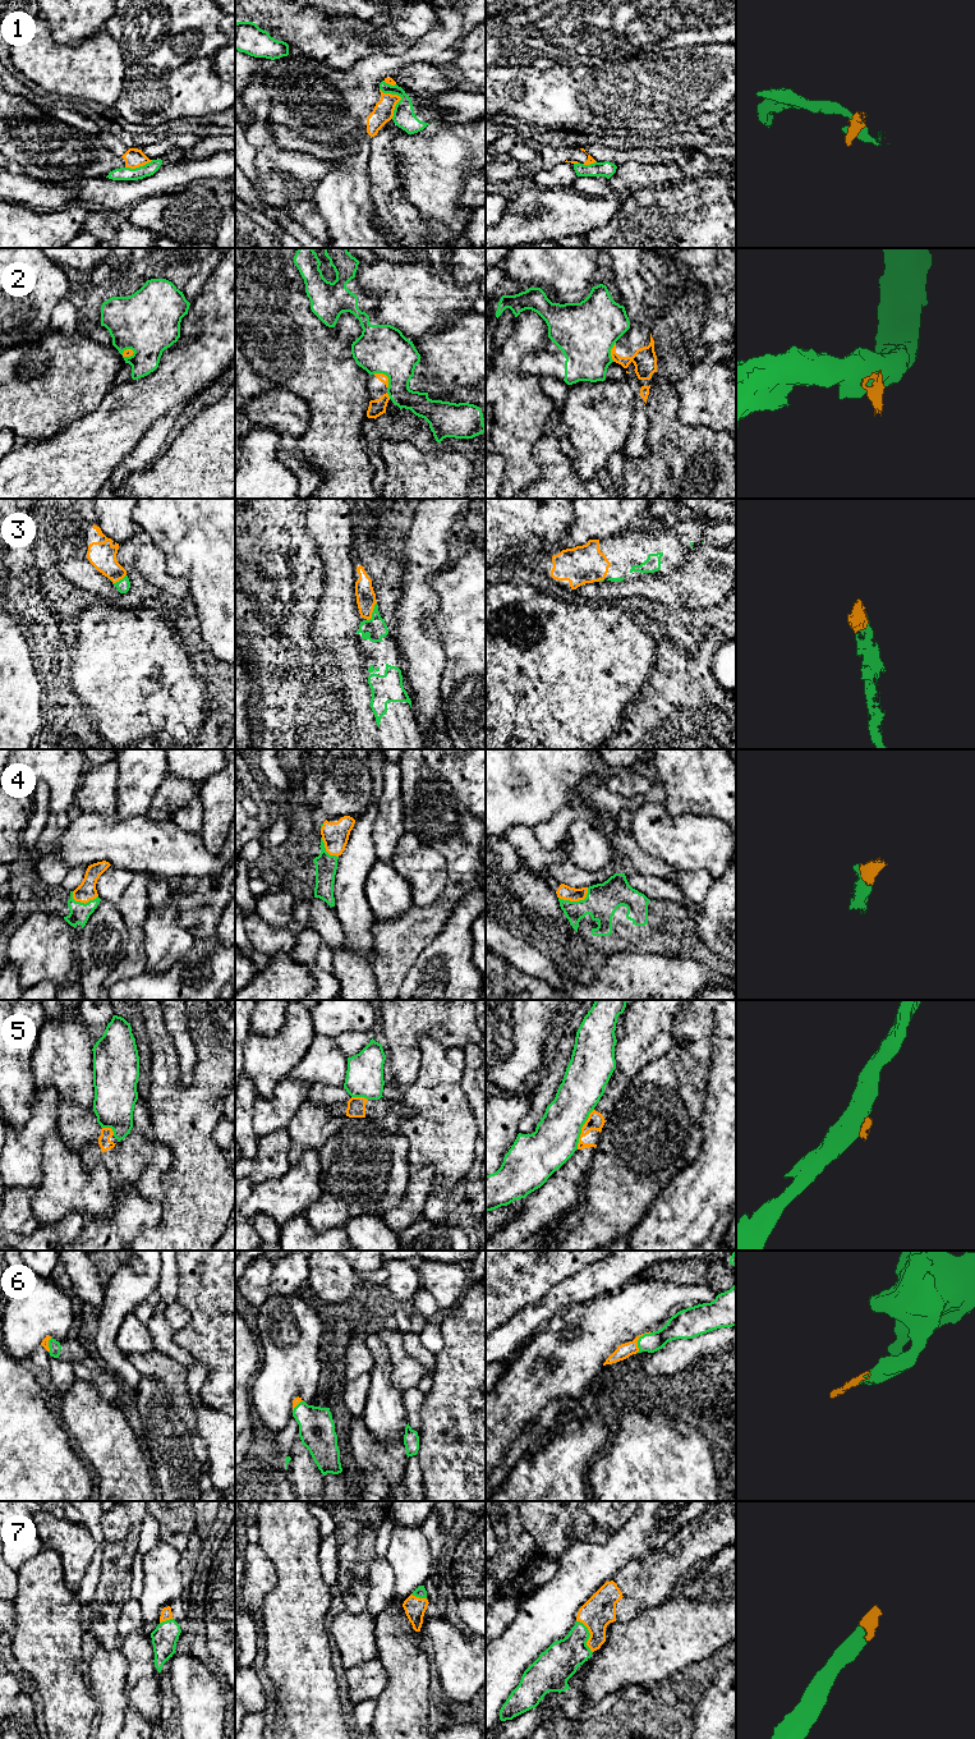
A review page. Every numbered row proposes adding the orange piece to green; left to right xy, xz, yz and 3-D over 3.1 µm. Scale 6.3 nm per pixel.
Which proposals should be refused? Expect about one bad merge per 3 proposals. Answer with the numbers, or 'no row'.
1, 2, 5

